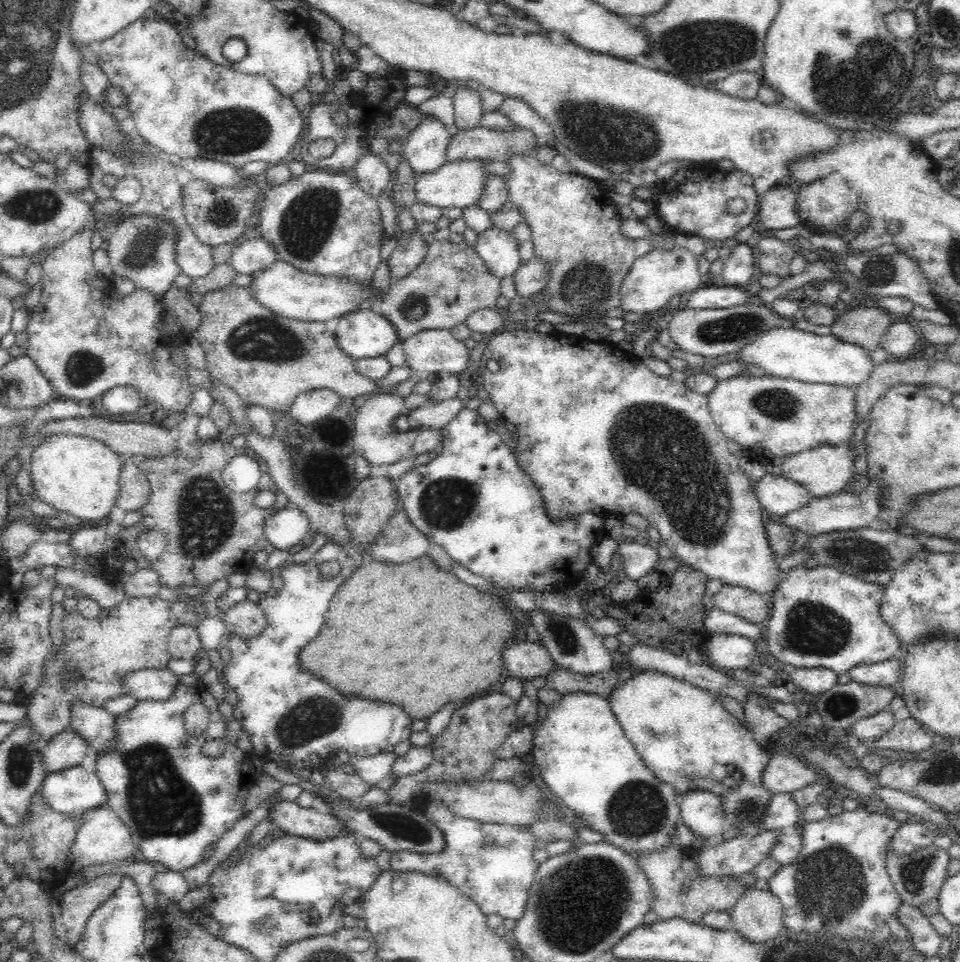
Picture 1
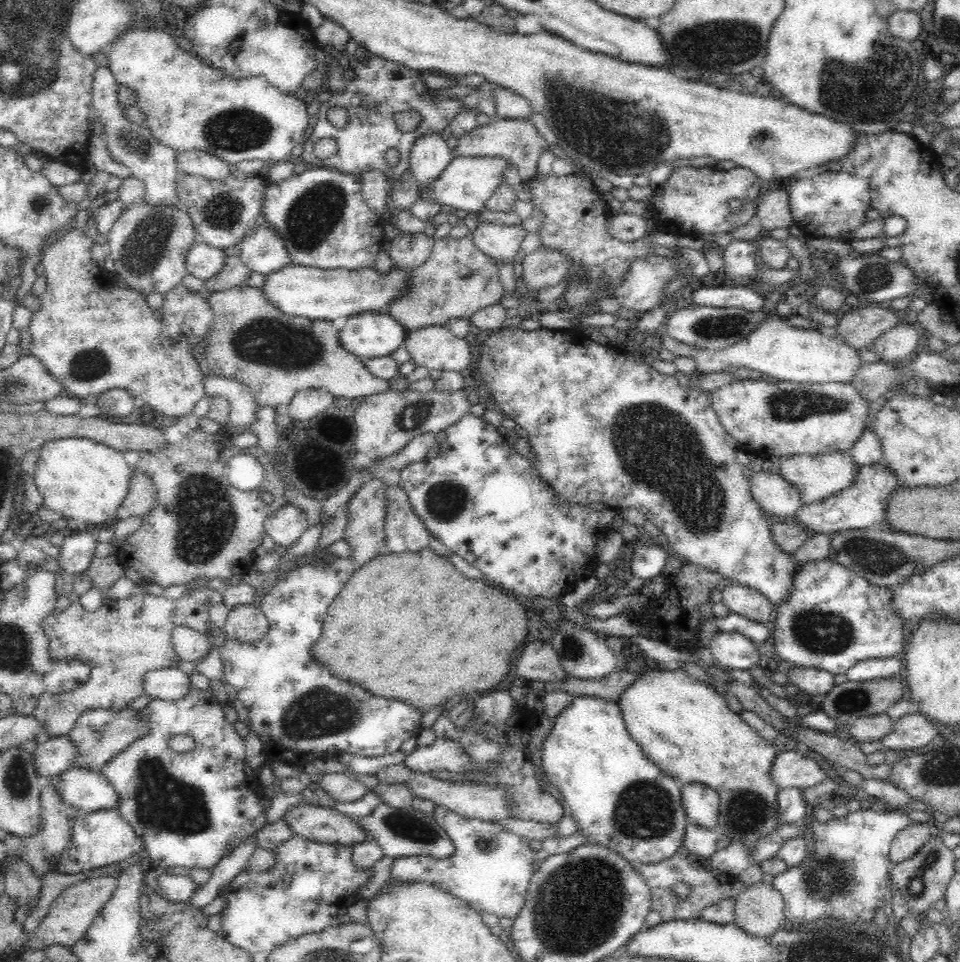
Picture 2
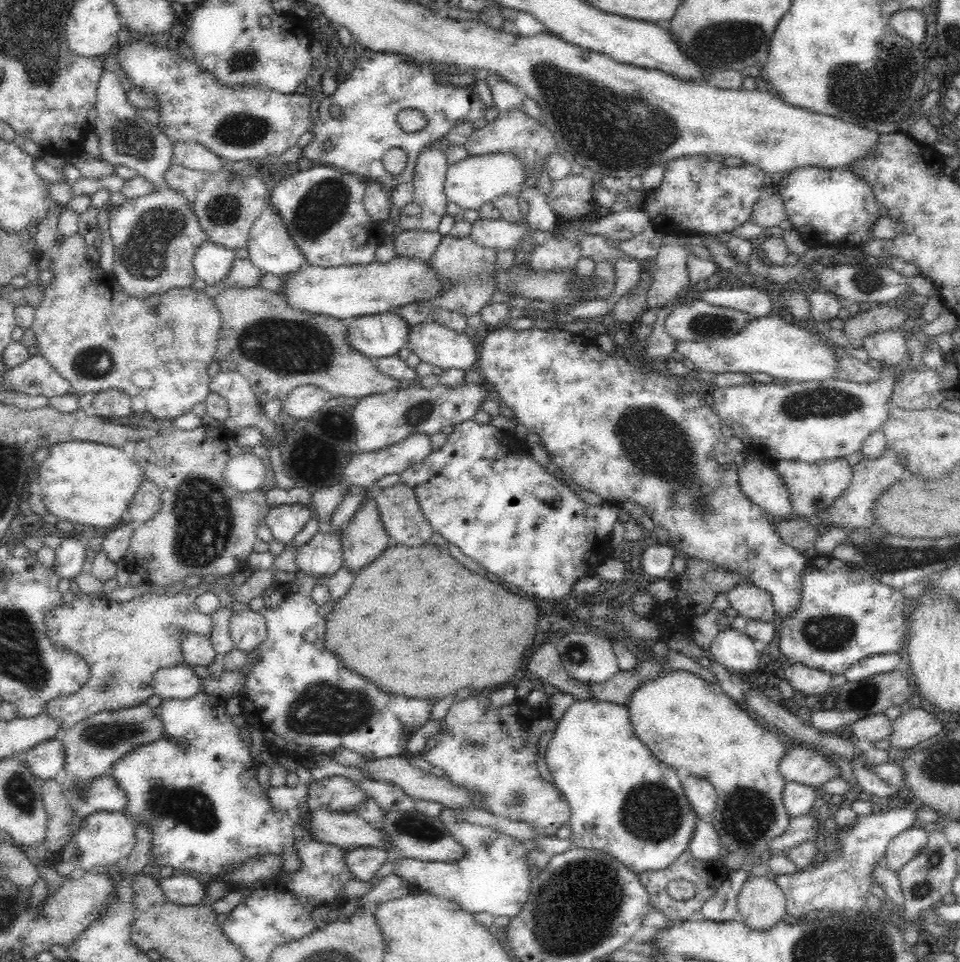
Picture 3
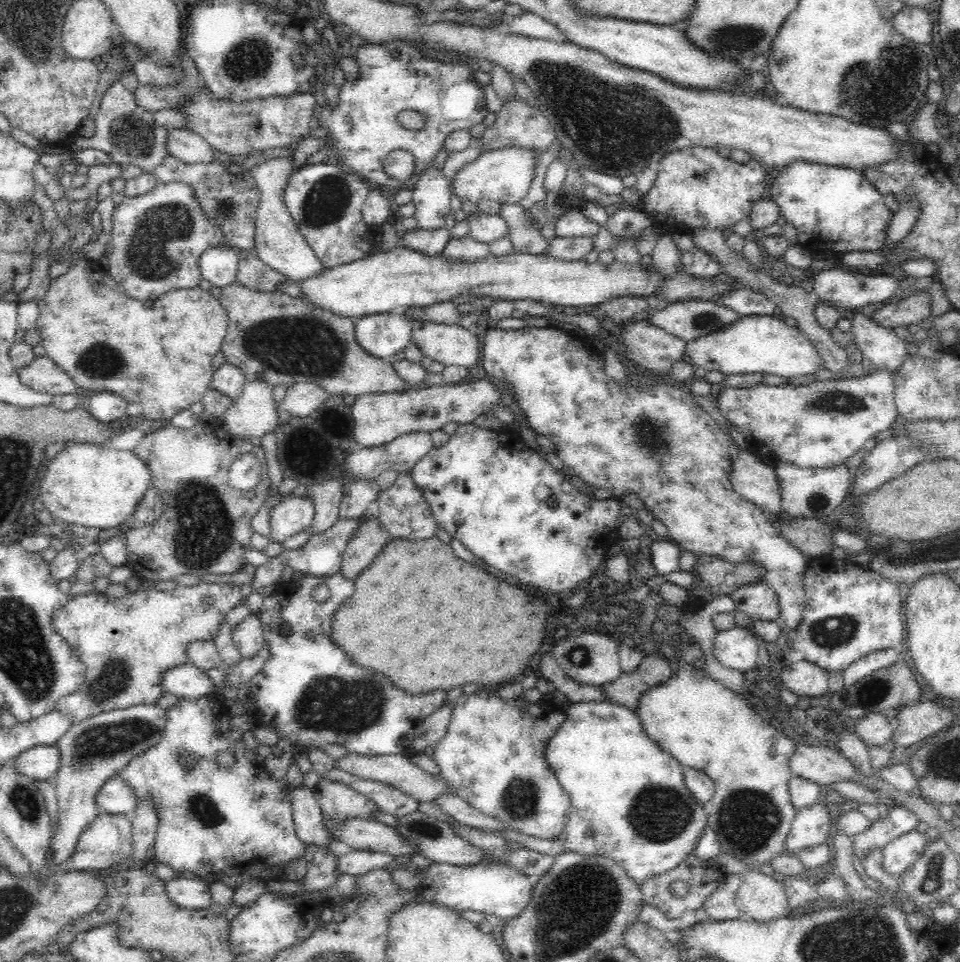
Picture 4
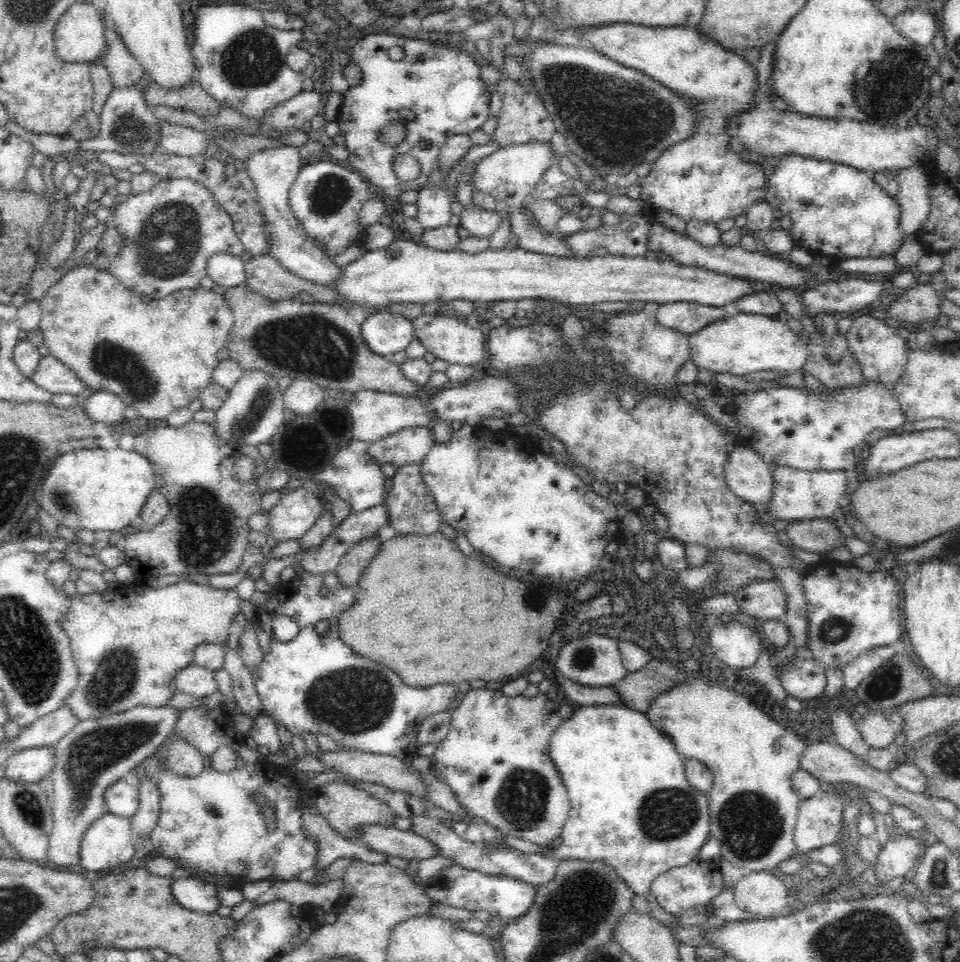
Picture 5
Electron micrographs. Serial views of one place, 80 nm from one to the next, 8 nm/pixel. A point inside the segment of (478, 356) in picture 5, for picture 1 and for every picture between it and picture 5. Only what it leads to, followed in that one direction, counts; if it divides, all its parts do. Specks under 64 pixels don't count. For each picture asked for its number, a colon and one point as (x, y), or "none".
1: (429, 351)
2: (434, 347)
3: (433, 343)
4: (450, 345)

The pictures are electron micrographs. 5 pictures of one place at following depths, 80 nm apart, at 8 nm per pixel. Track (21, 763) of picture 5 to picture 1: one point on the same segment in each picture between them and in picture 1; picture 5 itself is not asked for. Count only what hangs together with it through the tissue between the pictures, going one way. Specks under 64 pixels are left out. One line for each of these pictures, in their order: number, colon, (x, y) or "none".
1: (67, 749)
2: (55, 755)
3: (46, 760)
4: (39, 763)

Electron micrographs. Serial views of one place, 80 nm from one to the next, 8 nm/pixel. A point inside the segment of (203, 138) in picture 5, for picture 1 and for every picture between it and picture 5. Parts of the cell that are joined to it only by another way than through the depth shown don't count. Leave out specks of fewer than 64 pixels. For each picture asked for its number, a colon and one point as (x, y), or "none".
1: (222, 174)
2: (195, 162)
3: (191, 155)
4: (190, 148)

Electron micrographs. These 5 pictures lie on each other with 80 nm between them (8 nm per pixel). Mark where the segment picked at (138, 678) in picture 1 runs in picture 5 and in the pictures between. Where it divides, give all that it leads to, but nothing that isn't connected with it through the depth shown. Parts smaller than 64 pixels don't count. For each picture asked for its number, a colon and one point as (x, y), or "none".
2: (168, 684)
3: (176, 682)
4: (186, 681)
5: (197, 681)

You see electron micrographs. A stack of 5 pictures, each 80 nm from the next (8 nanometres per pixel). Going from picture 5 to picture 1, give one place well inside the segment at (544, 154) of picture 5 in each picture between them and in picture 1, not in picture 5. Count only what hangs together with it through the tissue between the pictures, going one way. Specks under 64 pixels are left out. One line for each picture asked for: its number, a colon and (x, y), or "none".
1: (459, 184)
2: (467, 182)
3: (472, 182)
4: (504, 175)

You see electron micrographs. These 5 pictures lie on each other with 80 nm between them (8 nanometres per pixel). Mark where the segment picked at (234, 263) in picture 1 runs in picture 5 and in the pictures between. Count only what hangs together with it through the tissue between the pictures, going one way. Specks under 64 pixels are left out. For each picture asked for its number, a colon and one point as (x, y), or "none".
2: (263, 252)
3: (269, 247)
4: (278, 243)
5: (273, 170)

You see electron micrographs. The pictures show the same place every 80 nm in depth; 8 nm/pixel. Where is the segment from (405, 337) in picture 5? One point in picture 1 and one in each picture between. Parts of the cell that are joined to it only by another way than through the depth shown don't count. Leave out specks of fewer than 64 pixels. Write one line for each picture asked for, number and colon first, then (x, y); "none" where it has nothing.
1: (364, 333)
2: (366, 335)
3: (376, 335)
4: (382, 335)

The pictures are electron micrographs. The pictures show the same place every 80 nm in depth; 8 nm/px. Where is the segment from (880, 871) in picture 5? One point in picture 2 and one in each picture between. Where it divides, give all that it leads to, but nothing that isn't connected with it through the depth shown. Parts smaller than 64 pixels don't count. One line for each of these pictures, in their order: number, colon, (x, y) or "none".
2: (907, 841)
3: (903, 847)
4: (898, 855)

